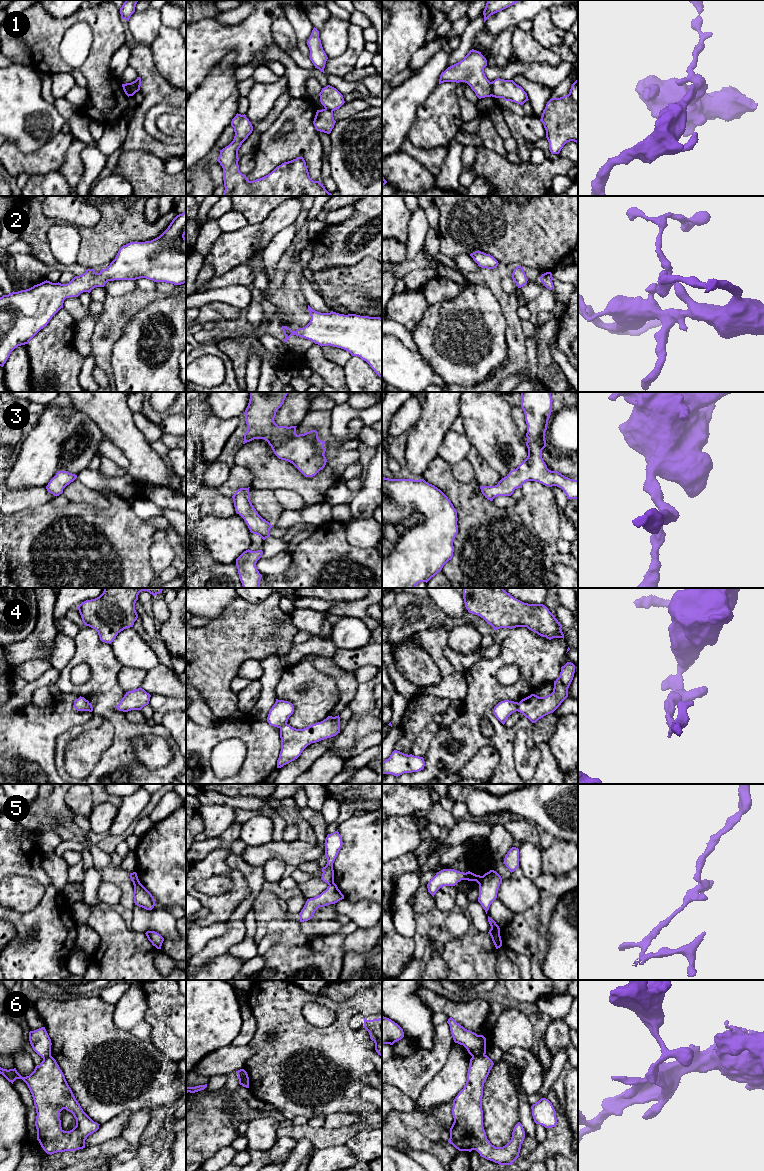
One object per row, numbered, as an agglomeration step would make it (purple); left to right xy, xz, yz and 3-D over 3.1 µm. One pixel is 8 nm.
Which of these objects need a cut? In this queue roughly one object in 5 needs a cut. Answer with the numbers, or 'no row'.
1, 4, 5, 6

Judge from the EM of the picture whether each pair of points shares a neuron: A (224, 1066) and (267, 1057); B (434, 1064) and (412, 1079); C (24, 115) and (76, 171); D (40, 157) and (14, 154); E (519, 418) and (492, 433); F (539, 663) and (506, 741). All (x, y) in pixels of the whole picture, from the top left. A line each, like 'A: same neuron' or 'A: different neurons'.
A: different neurons
B: same neuron
C: different neurons
D: same neuron
E: different neurons
F: same neuron

